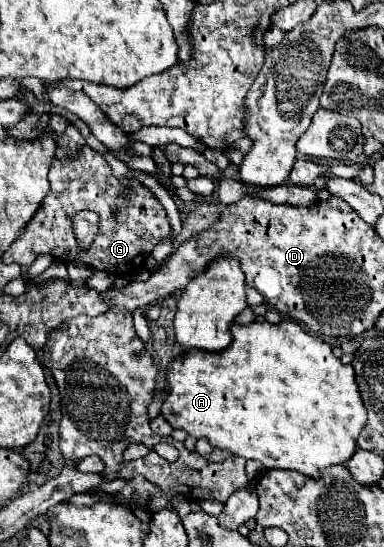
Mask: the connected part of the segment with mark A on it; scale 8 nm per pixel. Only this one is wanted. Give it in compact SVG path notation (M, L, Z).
M284 319L278 325L268 323L268 321L252 321L248 325L232 323L230 331L232 331L232 343L226 349L216 351L216 353L192 349L188 353L184 351L182 355L178 355L178 357L174 357L170 361L170 365L166 367L166 387L168 387L168 391L166 391L166 397L164 397L164 403L162 403L164 419L174 429L184 429L184 431L188 431L188 435L192 435L196 439L206 437L214 447L226 449L226 451L230 451L230 453L234 453L238 457L244 457L244 459L256 459L266 469L292 469L292 471L304 473L304 475L308 475L312 479L318 479L318 473L320 473L322 467L336 465L336 463L344 465L354 455L356 437L360 435L360 431L366 425L366 409L362 405L362 399L360 399L360 393L358 393L358 385L354 381L352 365L344 365L338 357L334 357L330 343L322 341L320 337L314 337L314 335L306 333L294 319Z

